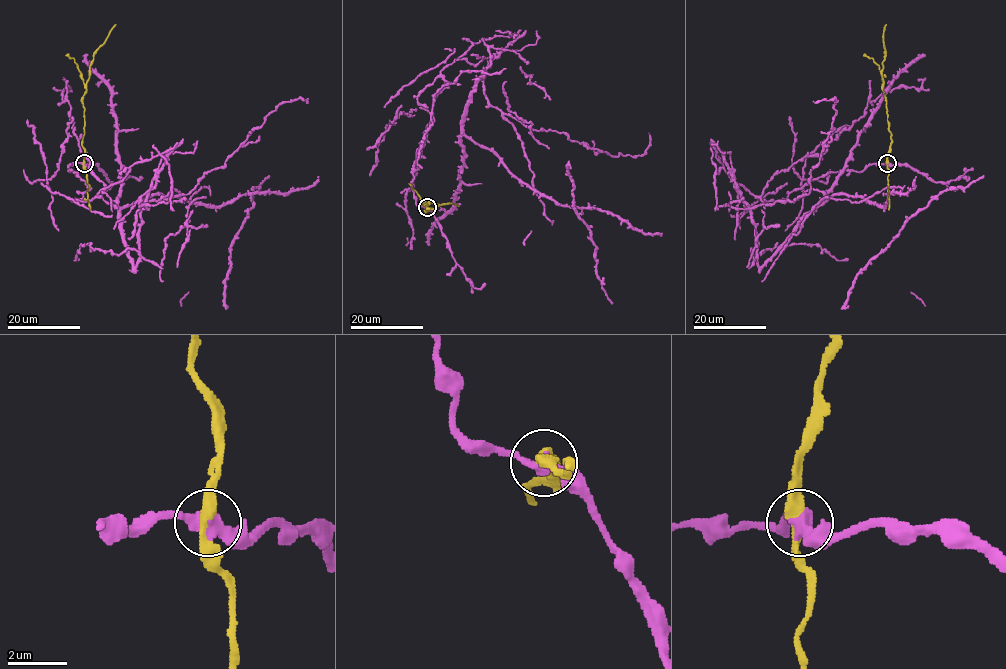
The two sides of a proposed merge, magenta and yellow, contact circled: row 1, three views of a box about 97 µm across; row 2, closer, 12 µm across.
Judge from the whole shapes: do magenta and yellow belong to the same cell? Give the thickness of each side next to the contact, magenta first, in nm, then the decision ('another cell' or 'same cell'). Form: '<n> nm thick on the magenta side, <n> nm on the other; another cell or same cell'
420 nm thick on the magenta side, 360 nm on the other; another cell

